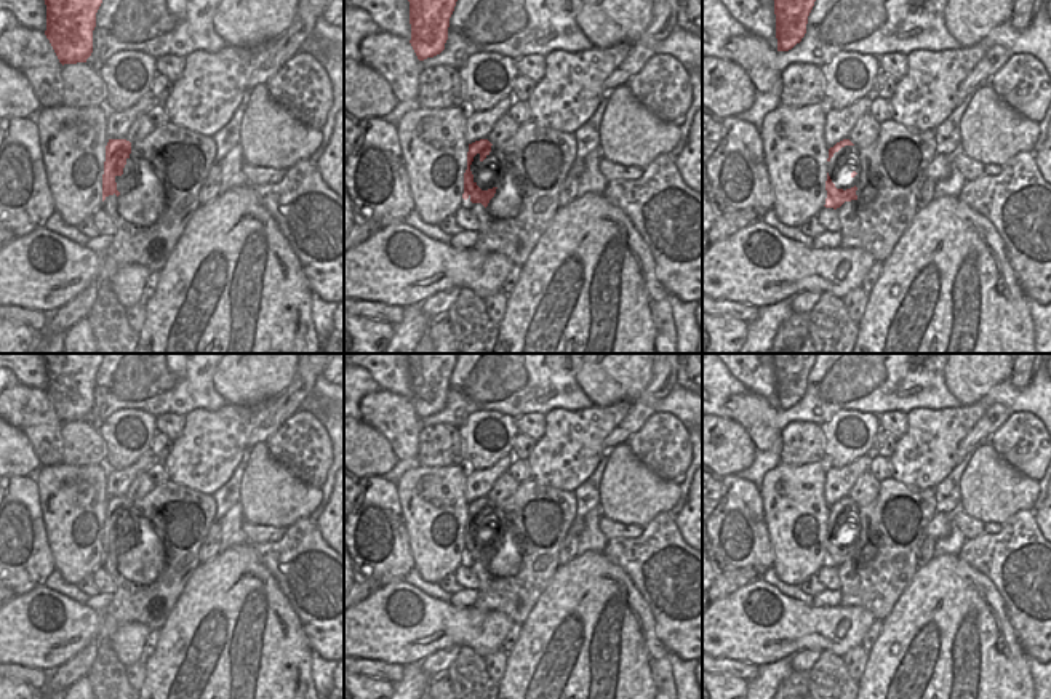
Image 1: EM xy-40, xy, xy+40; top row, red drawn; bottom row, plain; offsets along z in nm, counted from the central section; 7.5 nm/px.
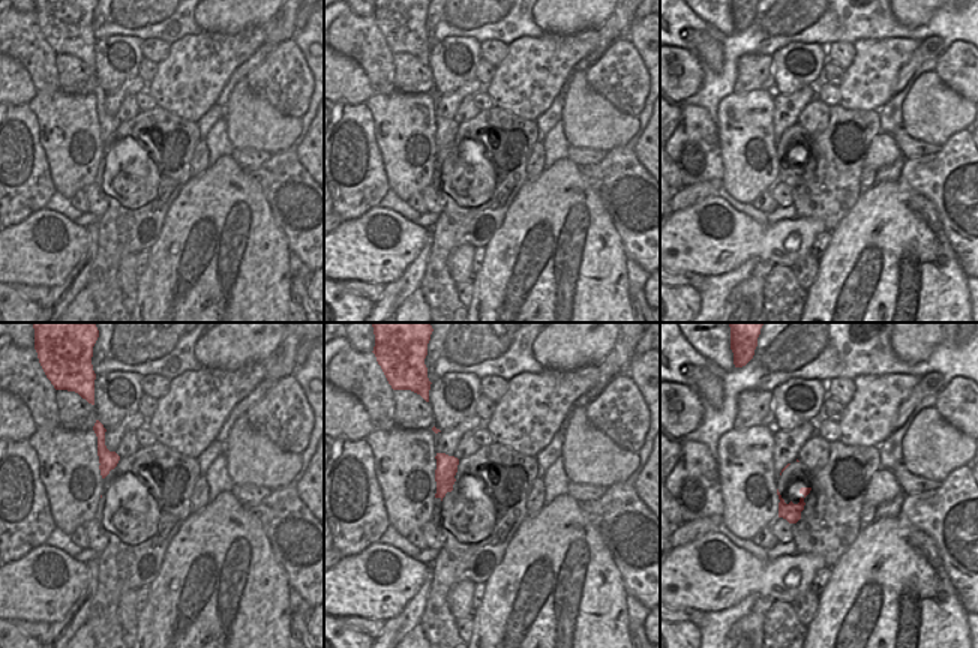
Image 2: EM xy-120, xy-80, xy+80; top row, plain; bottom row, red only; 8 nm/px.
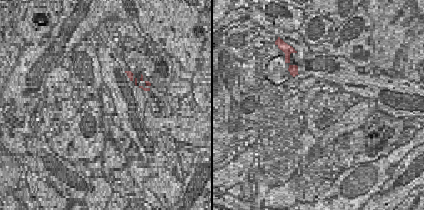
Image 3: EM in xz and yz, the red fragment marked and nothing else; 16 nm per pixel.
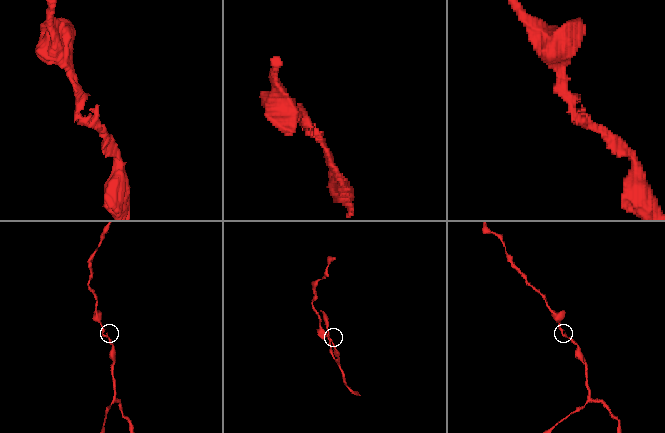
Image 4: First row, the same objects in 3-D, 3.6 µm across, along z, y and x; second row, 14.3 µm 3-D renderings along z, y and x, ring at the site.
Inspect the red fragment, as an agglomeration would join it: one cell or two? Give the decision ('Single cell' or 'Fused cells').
Single cell.

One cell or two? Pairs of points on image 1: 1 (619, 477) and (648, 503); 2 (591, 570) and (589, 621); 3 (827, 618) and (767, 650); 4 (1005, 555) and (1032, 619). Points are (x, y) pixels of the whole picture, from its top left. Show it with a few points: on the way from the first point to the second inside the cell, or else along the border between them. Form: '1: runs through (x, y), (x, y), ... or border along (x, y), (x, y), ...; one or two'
1: runs through (626, 483), (642, 496); one
2: runs through (591, 583), (591, 608); one
3: runs through (813, 627), (795, 642), (781, 647); one
4: runs through (1016, 571), (1027, 583), (1027, 605); one

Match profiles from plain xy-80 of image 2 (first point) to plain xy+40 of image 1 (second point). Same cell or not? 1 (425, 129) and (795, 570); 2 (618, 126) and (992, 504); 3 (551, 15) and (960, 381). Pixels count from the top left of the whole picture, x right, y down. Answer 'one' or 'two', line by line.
1: one
2: one
3: one

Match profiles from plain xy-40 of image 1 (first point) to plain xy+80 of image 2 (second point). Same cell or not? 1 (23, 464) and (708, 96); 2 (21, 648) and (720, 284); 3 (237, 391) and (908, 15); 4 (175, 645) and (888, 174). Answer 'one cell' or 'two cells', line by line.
1: two cells
2: two cells
3: one cell
4: two cells

